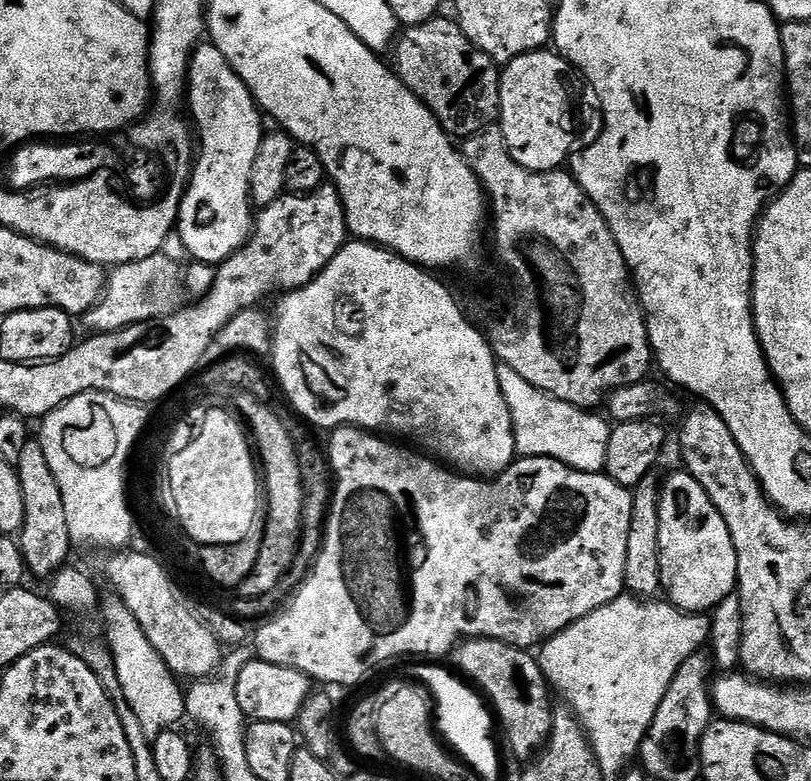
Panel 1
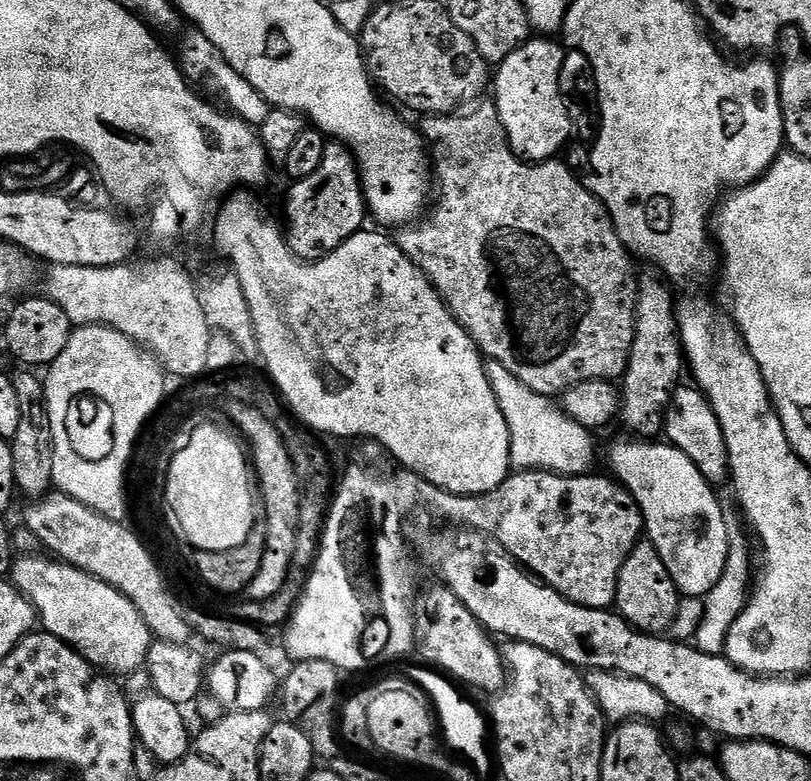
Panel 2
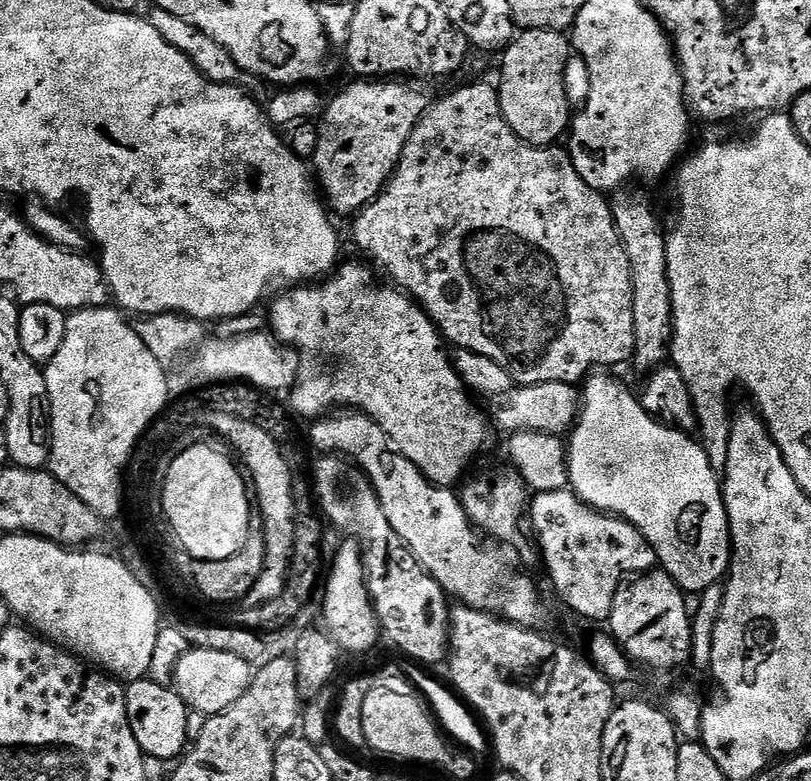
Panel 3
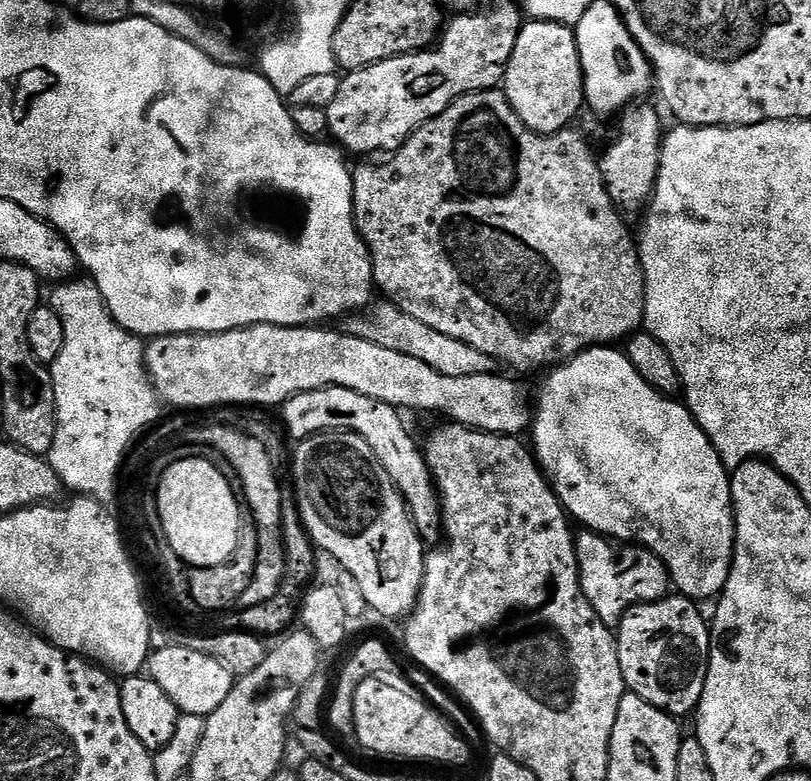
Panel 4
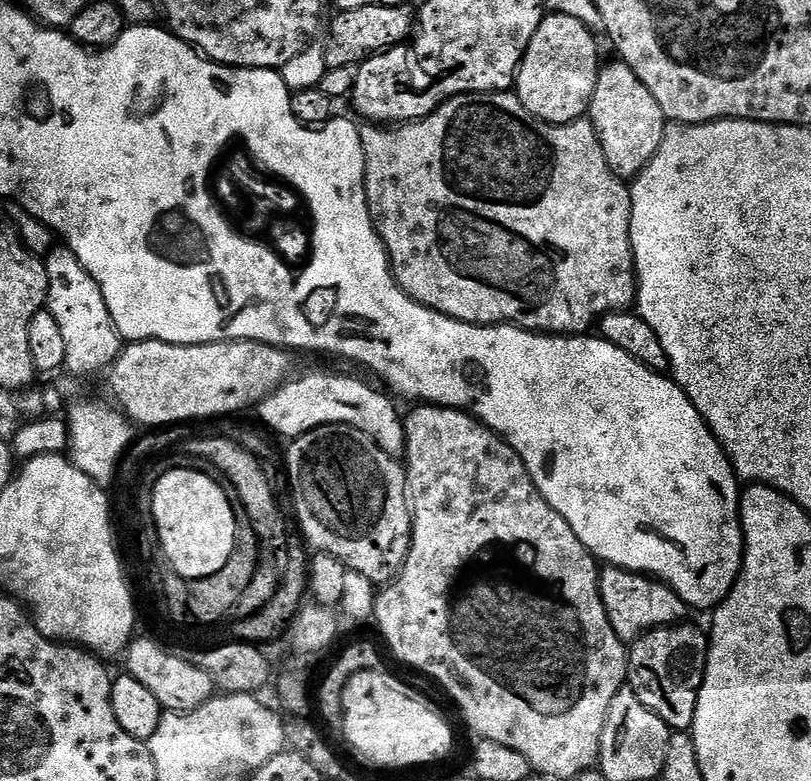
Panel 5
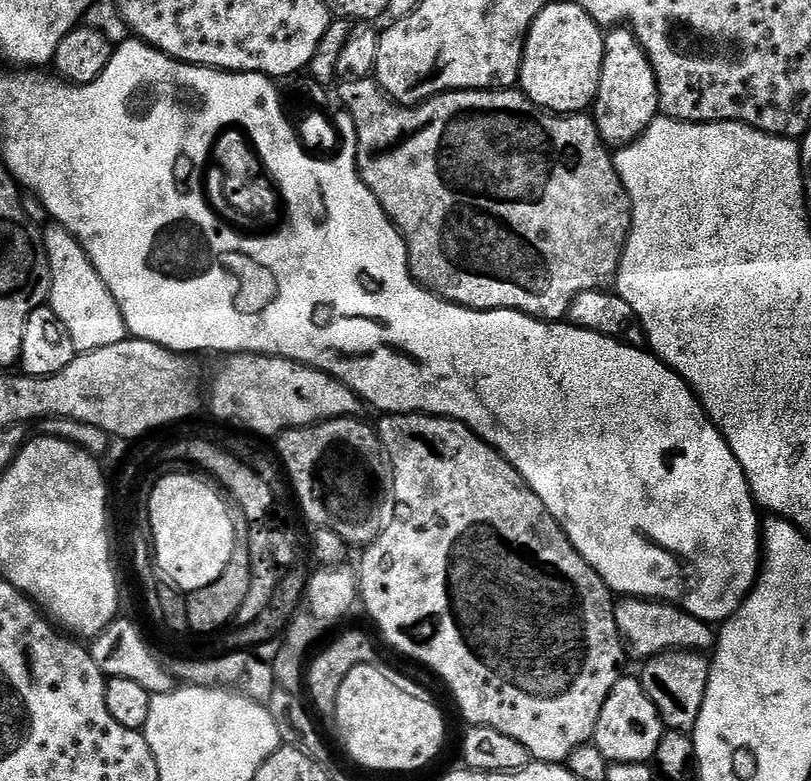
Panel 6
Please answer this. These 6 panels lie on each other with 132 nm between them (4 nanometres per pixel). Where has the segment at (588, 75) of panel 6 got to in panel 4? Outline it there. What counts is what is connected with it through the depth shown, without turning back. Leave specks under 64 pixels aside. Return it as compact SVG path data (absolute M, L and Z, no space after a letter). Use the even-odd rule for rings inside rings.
M532 20L525 23L518 34L518 42L514 42L514 54L510 58L508 68L502 81L504 97L510 102L514 114L530 126L530 130L541 132L544 136L552 136L555 132L563 132L568 124L585 107L584 71L576 45L576 33L569 25L555 24L549 20Z

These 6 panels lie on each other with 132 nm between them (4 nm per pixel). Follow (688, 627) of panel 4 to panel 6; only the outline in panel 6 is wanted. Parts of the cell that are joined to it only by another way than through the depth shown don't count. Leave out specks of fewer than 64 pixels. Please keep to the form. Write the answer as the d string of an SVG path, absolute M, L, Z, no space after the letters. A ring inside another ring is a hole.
M667 652L655 656L653 660L643 661L641 668L644 669L638 672L638 679L650 702L654 702L658 714L664 719L665 729L691 733L695 728L706 698L709 667L709 661L699 652Z

